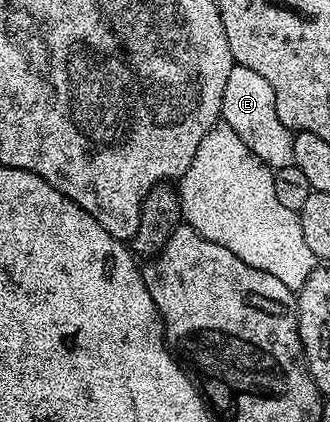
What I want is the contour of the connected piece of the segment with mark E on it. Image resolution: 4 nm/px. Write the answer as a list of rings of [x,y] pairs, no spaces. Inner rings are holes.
[[[235,65],[229,71],[229,79],[225,82],[225,95],[223,96],[223,112],[221,114],[222,124],[233,127],[237,131],[237,136],[261,163],[265,163],[276,171],[287,168],[295,163],[293,159],[293,139],[295,133],[277,119],[277,107],[275,106],[275,96],[273,87],[269,87],[269,82],[261,79],[257,71],[249,71],[249,67]]]

